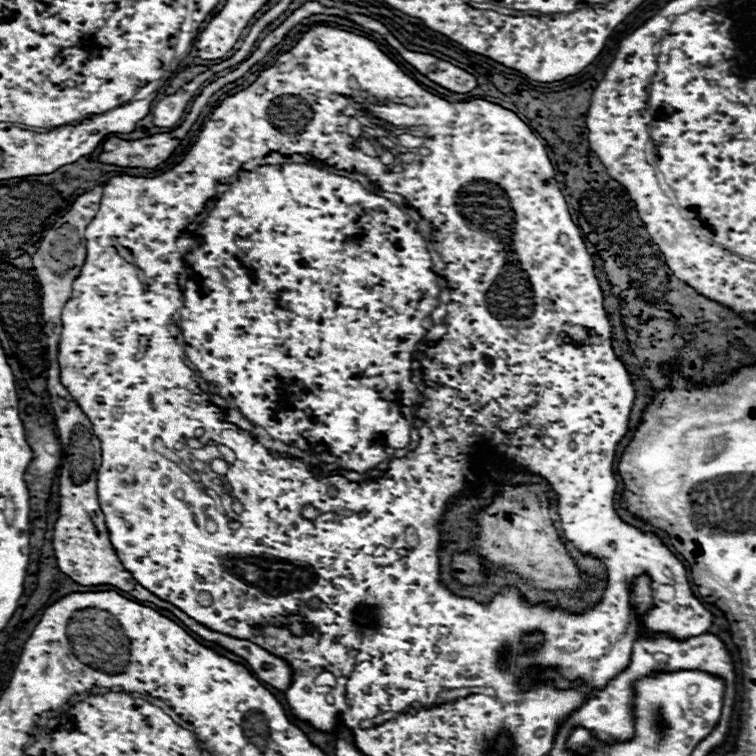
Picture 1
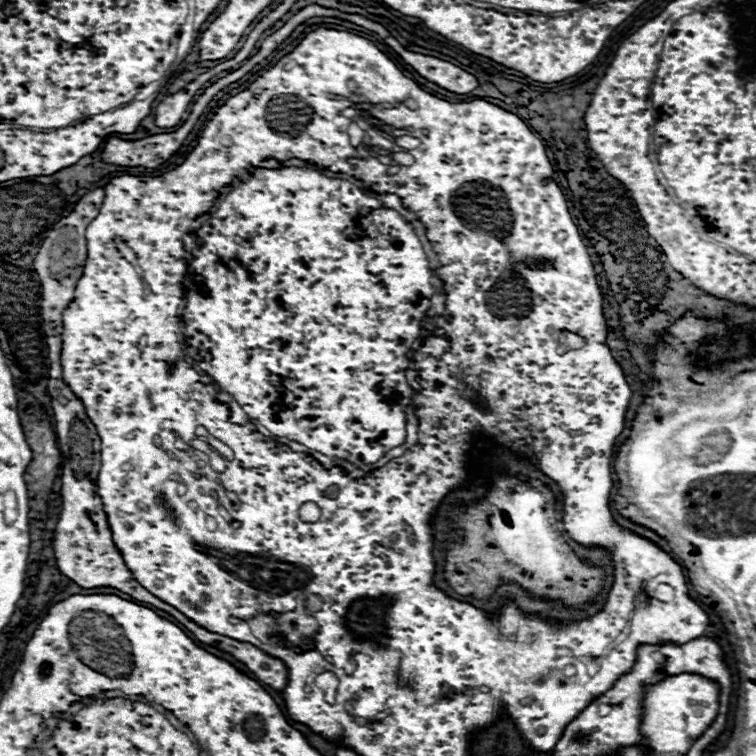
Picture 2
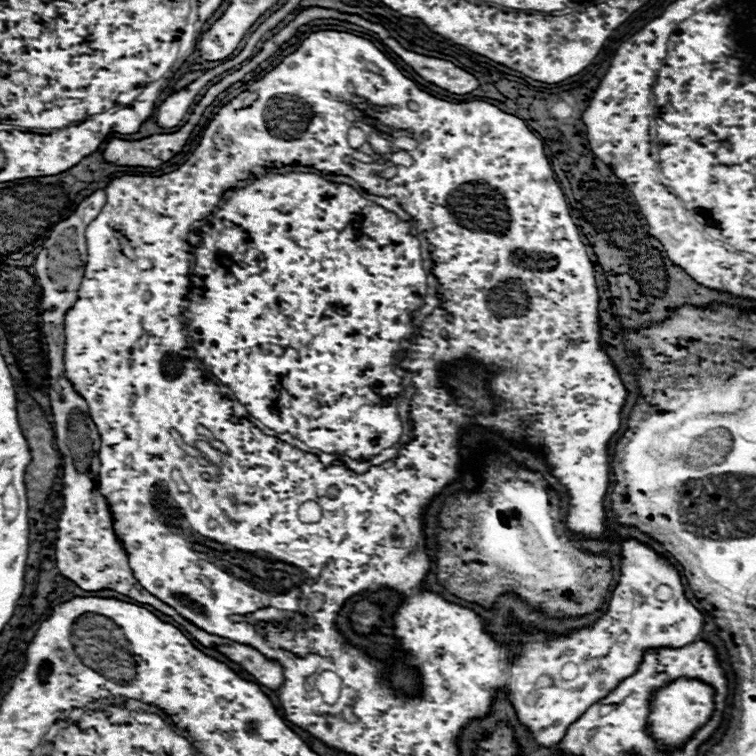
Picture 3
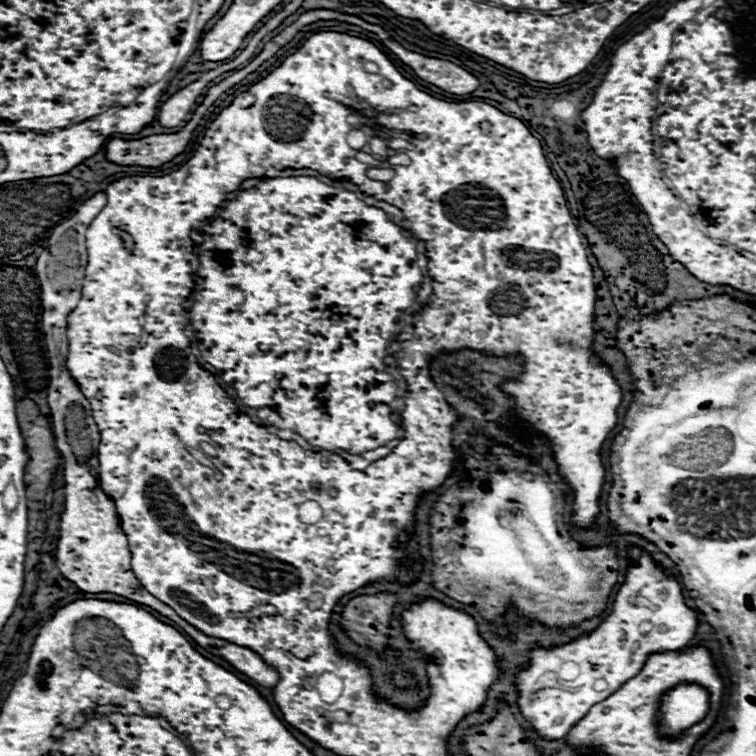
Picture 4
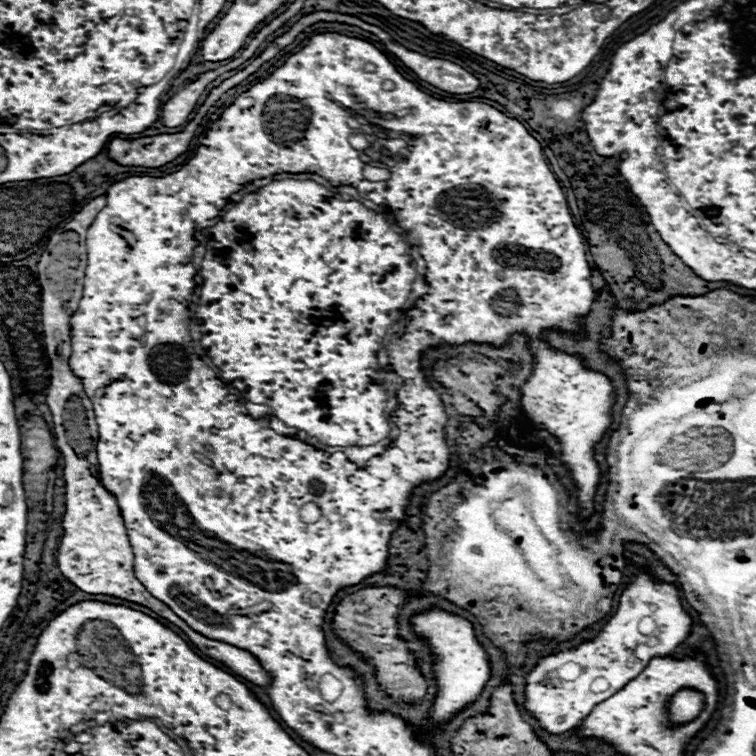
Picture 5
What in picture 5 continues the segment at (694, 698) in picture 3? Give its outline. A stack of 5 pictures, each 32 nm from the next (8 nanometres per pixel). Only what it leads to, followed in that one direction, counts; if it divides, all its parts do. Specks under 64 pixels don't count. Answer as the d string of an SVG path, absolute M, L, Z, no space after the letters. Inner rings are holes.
M684 690L678 692L672 698L670 704L670 712L672 712L672 720L674 722L688 722L694 716L698 716L698 712L702 710L702 694L696 690Z

